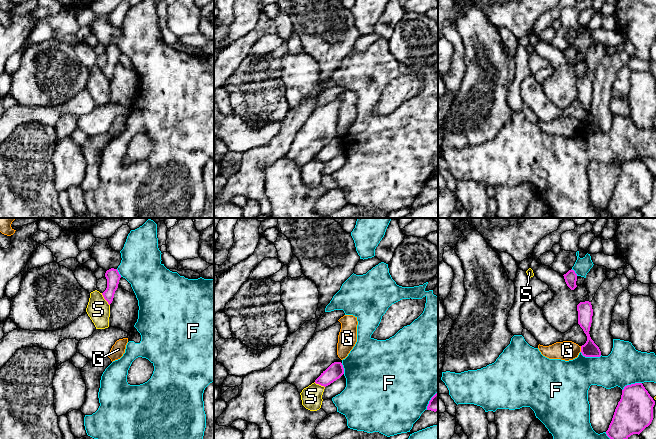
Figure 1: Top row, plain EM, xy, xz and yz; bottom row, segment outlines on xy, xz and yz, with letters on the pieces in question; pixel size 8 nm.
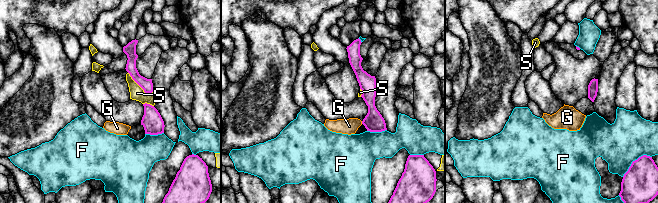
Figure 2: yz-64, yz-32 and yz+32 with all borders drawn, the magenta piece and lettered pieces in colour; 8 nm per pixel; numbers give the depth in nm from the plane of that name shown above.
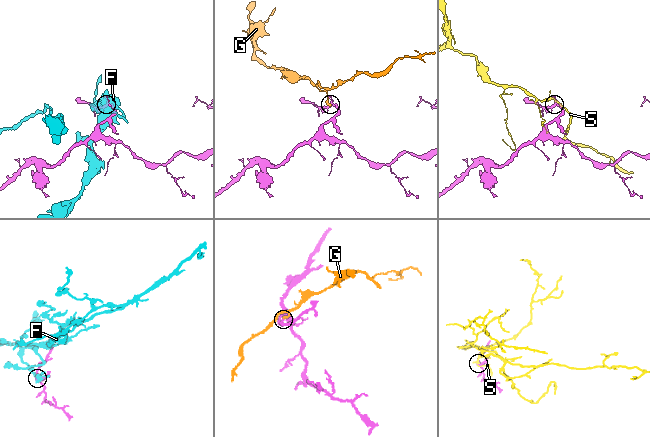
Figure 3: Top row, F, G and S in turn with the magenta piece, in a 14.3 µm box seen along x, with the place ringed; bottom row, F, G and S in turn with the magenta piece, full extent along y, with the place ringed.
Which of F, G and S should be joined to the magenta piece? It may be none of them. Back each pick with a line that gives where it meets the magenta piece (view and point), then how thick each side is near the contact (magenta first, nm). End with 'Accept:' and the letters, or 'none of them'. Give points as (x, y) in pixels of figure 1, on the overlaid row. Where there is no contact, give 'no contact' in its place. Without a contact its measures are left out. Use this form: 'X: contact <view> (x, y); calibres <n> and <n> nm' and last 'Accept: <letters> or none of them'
Accept: none of them

